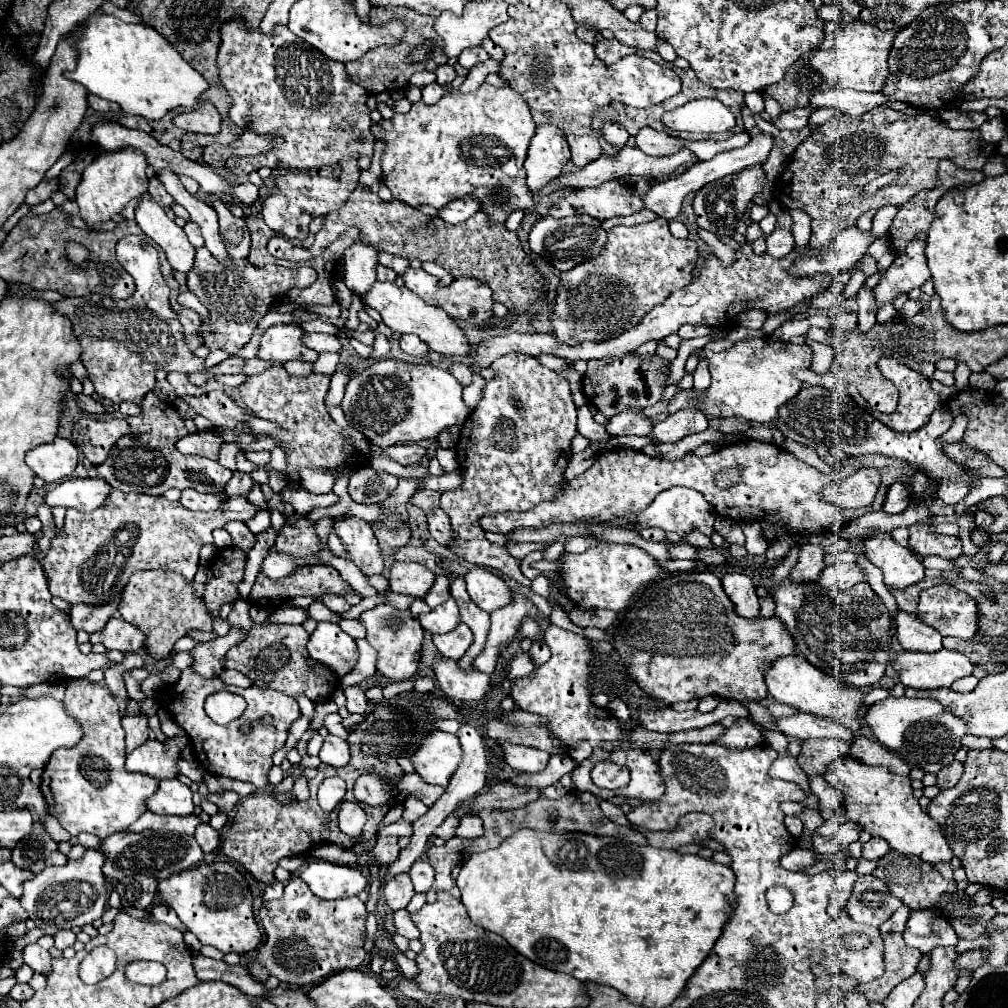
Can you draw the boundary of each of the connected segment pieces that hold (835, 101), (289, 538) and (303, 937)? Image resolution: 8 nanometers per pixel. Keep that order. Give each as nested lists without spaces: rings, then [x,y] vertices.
[[[828,89],[828,91],[812,95],[810,107],[812,109],[832,107],[844,115],[860,117],[868,109],[882,105],[886,101],[888,101],[888,97],[882,93],[862,93],[862,91],[854,91],[854,89]]]
[[[300,517],[296,521],[296,525],[286,523],[286,527],[280,531],[276,545],[272,549],[296,555],[302,559],[304,565],[318,563],[316,553],[320,551],[320,539],[316,537],[314,523],[304,519],[304,517]]]
[[[300,877],[286,883],[280,899],[268,901],[260,909],[260,921],[266,931],[264,945],[250,957],[262,963],[270,975],[296,987],[312,987],[328,975],[344,969],[356,969],[364,957],[366,905],[358,897],[324,901],[316,897]]]

